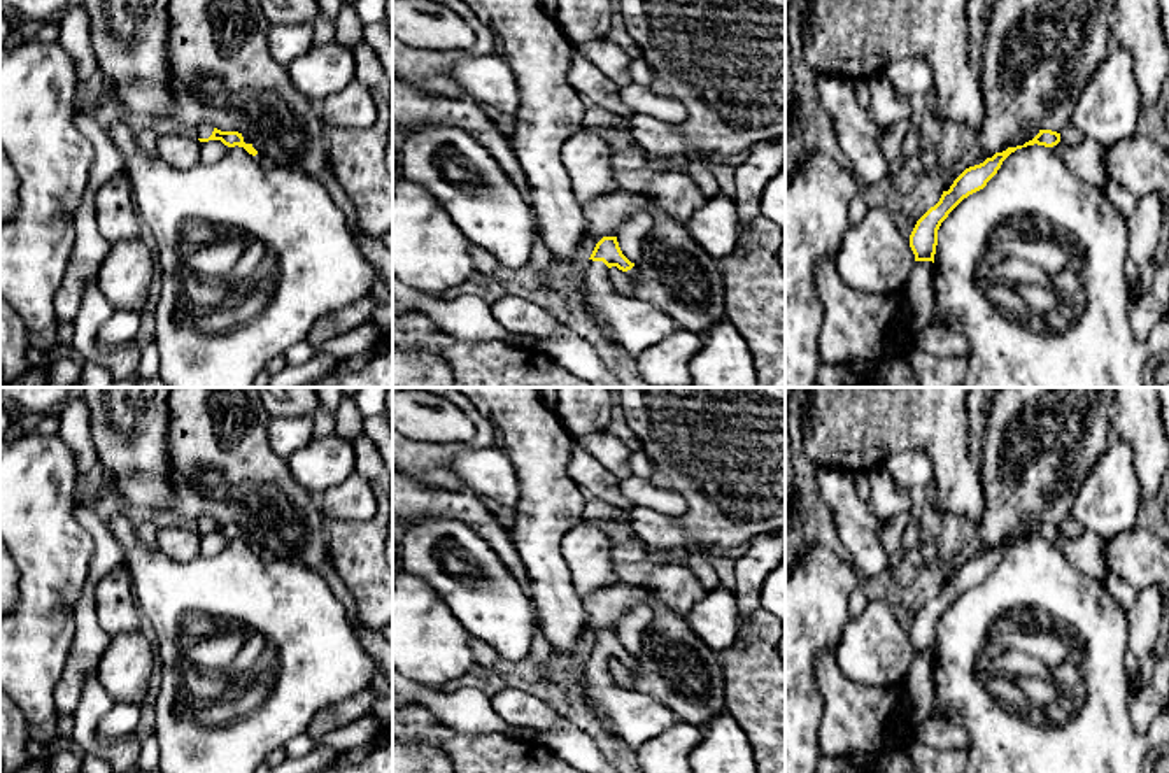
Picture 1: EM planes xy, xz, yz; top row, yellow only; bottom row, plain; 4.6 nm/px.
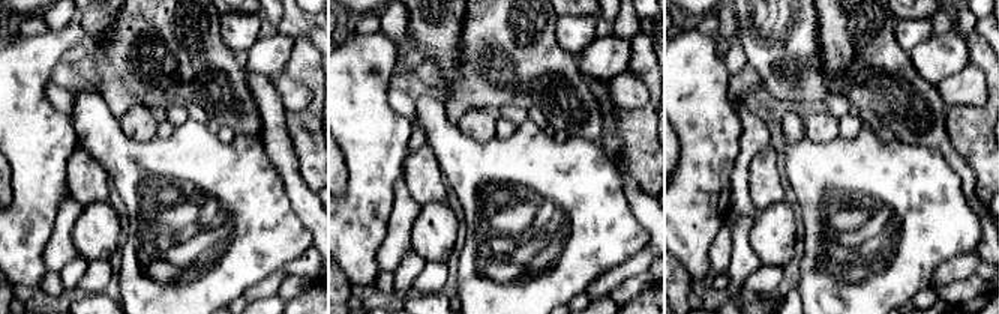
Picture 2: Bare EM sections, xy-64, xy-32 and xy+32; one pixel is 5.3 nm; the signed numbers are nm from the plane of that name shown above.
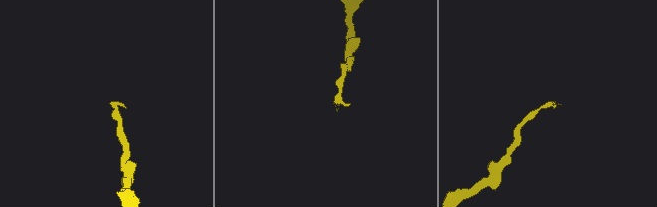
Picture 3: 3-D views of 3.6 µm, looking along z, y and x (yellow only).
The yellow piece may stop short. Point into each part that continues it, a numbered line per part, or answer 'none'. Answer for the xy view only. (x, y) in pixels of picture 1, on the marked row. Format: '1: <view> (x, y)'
1: xy (204, 130)

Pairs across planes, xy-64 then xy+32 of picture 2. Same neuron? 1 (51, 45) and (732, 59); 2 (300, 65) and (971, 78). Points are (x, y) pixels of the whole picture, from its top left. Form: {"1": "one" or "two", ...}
{"1": "two", "2": "two"}

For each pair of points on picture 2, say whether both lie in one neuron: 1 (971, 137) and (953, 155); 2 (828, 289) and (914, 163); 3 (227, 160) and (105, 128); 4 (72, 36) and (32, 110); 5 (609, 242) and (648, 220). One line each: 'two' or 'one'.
1: two
2: one
3: one
4: one
5: two

